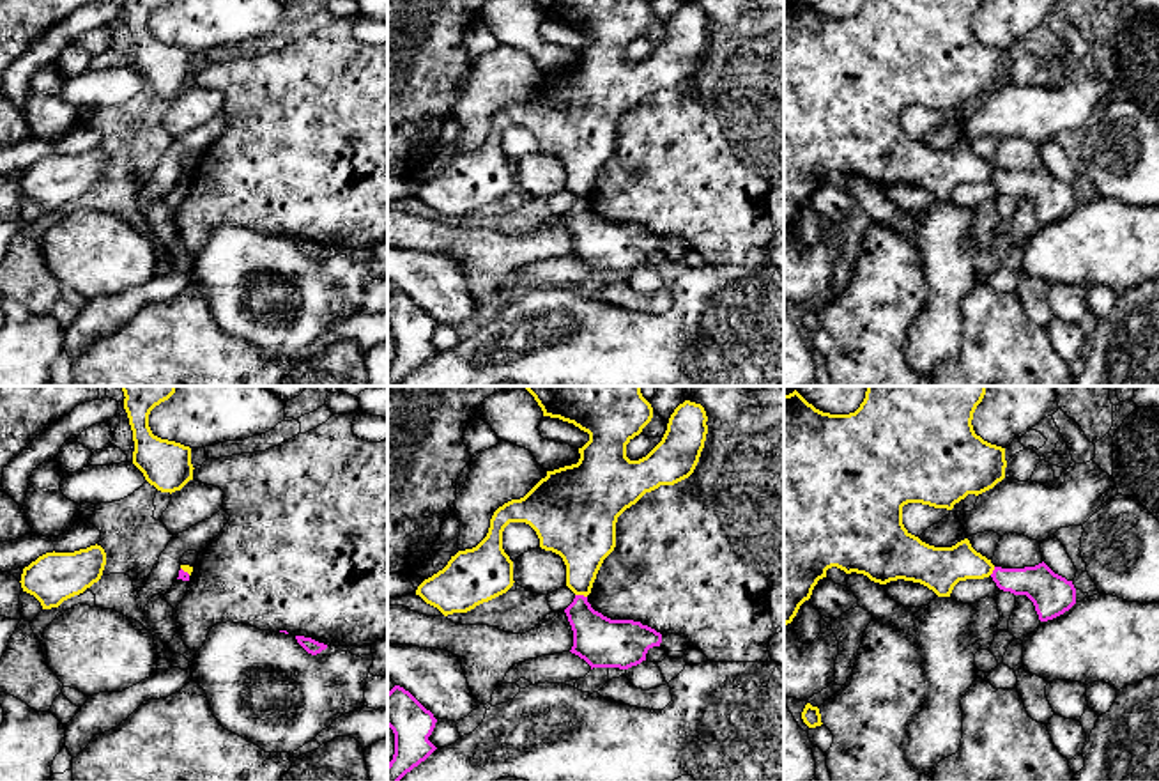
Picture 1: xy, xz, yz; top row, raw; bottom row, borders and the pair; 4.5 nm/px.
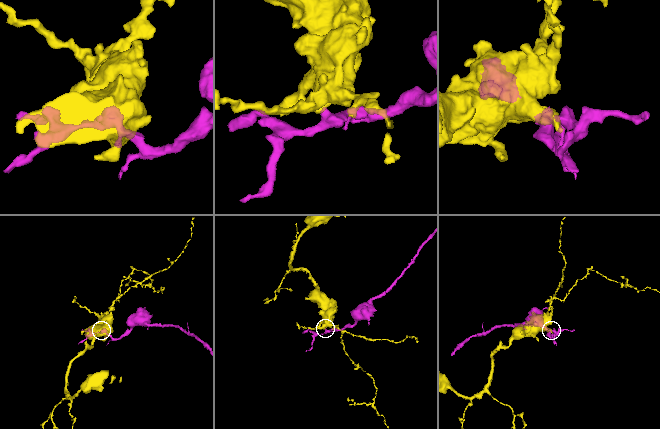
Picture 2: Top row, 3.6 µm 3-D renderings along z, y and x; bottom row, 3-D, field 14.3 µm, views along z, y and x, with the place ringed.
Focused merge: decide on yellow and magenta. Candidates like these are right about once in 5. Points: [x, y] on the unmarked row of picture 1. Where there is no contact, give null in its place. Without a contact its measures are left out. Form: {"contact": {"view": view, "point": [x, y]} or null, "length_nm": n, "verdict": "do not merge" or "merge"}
{"contact": {"view": "xz", "point": [581, 197]}, "length_nm": 60, "verdict": "do not merge"}

